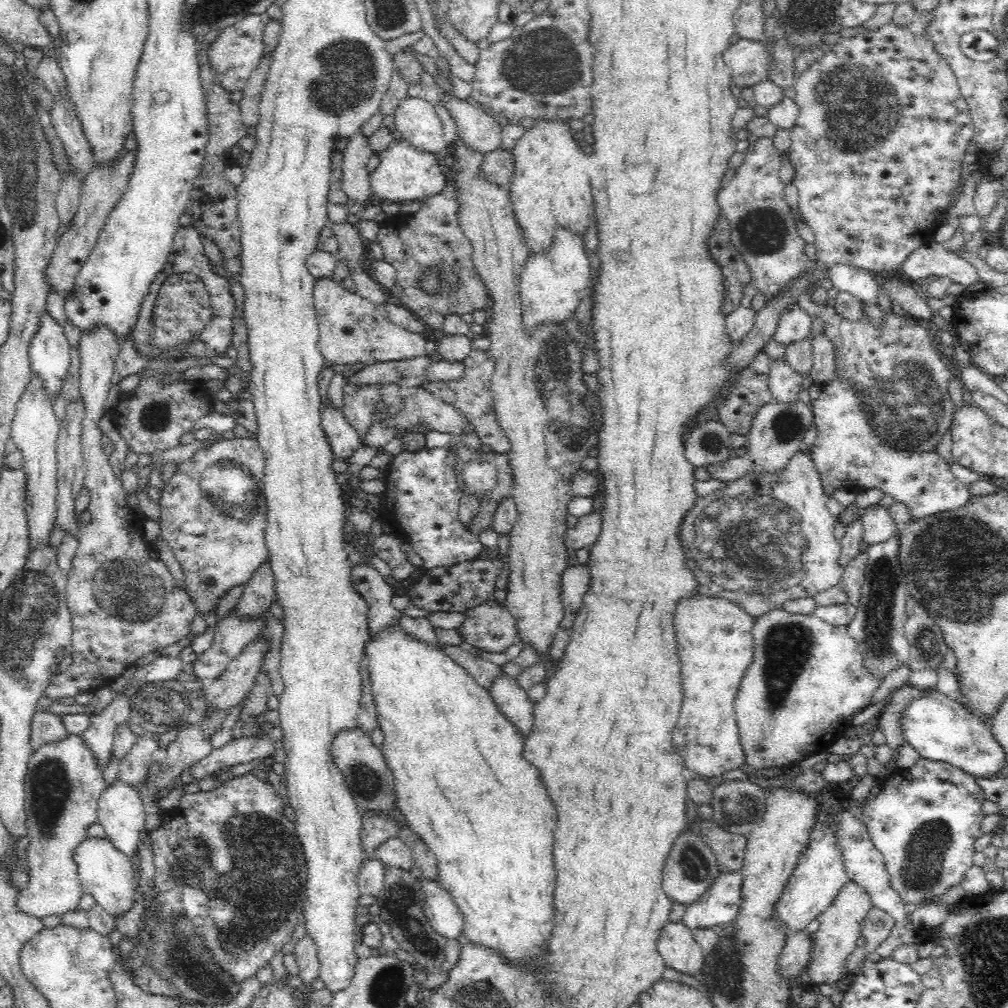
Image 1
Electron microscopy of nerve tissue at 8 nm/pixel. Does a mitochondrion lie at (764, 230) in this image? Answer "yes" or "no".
yes

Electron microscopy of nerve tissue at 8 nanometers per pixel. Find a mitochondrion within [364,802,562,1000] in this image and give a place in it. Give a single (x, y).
(402, 905)

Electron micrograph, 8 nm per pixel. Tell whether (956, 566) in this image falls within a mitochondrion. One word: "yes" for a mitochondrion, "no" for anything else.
yes

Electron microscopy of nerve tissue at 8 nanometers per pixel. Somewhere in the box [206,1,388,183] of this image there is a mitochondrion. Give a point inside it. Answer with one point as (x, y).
(342, 72)

